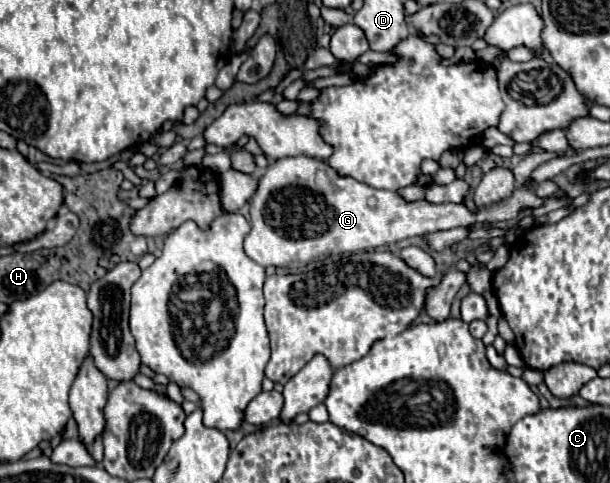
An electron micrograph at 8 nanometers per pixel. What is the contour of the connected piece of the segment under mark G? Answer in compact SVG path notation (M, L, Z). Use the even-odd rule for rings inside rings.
M293 156L293 158L279 158L279 160L275 160L275 162L271 162L271 164L267 166L267 172L265 172L265 176L259 180L257 192L253 194L253 198L251 198L249 204L251 204L251 232L247 234L245 244L243 244L245 254L247 254L249 258L253 258L253 260L255 260L257 264L261 264L261 266L299 268L299 266L305 266L305 264L309 264L309 262L313 262L313 260L319 260L319 258L327 258L327 256L335 256L335 254L343 254L343 252L371 250L371 248L387 246L387 244L393 244L393 242L401 242L401 240L411 238L411 236L425 236L425 234L431 234L431 232L453 230L453 228L459 228L459 226L473 226L473 224L477 224L477 222L481 222L481 224L507 222L507 220L519 218L519 214L521 214L523 210L535 210L535 208L545 206L545 200L539 198L539 196L535 194L535 182L529 180L527 184L519 186L519 188L513 192L513 196L509 196L509 198L505 198L505 200L501 200L501 202L497 202L497 204L491 204L491 206L485 206L485 208L477 208L477 210L469 210L465 204L431 204L431 202L427 202L427 200L407 202L407 200L403 200L395 190L377 190L377 188L369 188L369 186L365 186L365 184L361 184L361 182L357 182L357 180L353 180L353 178L341 178L341 176L339 176L333 168L329 168L323 160L315 160L315 158L309 158L309 156ZM371 196L377 198L377 208L375 208L375 210L371 210L371 208L367 206L367 200L369 200Z

